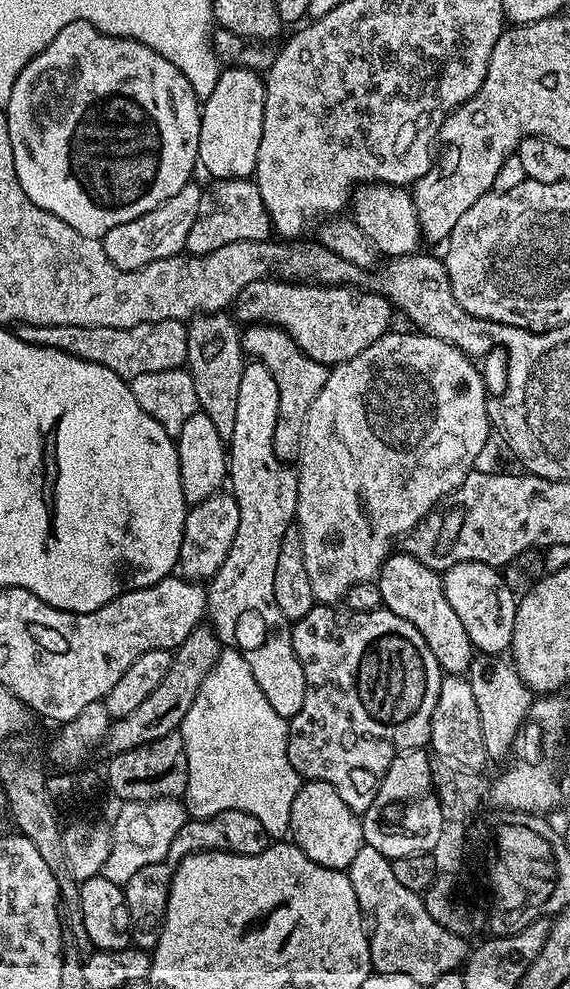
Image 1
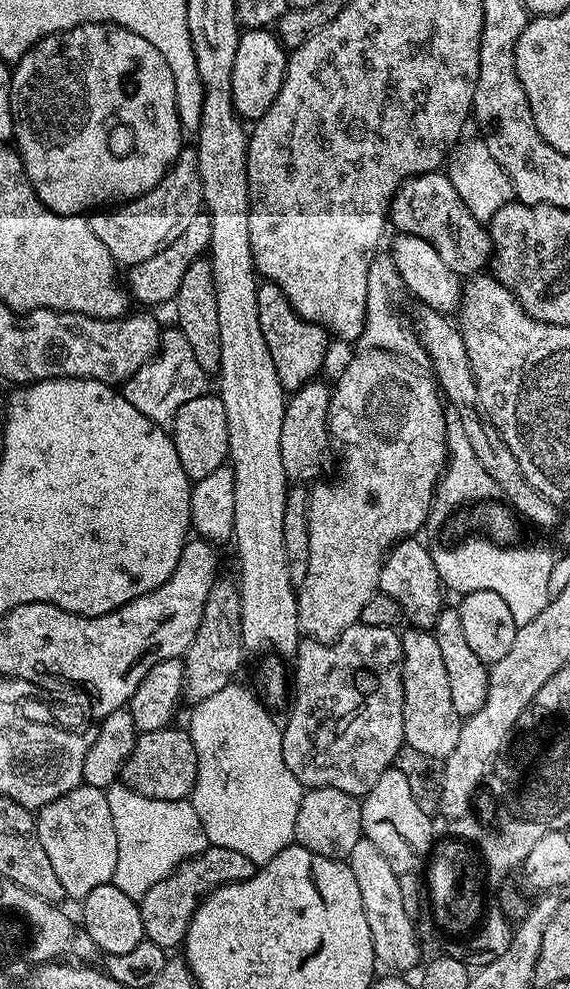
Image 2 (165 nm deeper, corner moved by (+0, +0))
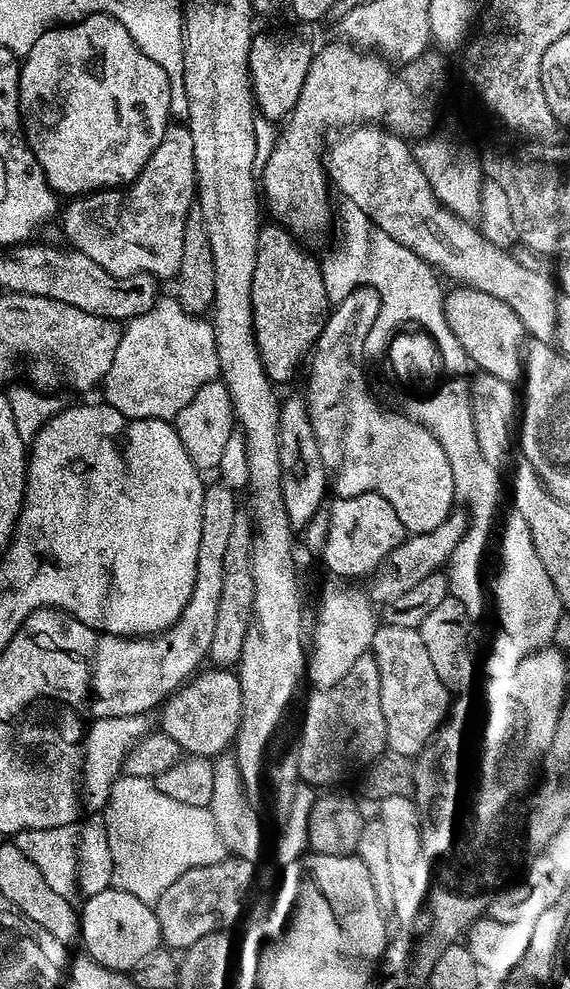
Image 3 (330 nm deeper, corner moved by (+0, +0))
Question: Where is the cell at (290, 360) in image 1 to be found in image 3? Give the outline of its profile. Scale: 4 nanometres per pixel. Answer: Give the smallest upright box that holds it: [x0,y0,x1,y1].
[252,222,330,382]

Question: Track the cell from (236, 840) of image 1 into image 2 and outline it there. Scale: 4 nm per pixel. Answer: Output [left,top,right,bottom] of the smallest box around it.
[139,847,258,950]

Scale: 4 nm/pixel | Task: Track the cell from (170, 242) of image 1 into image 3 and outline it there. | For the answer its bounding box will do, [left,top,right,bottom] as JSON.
[62,126,196,278]

